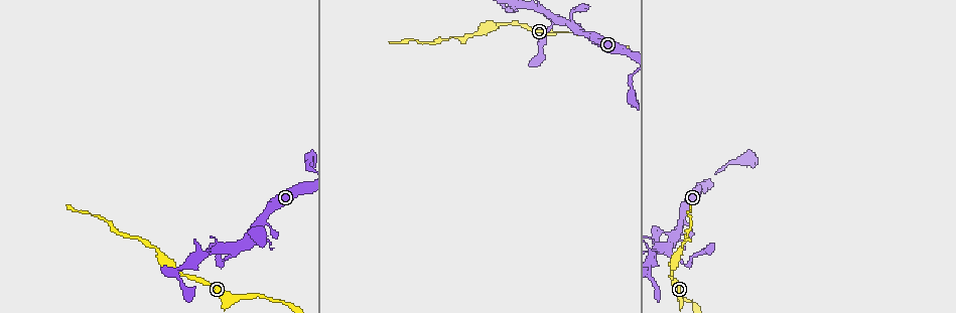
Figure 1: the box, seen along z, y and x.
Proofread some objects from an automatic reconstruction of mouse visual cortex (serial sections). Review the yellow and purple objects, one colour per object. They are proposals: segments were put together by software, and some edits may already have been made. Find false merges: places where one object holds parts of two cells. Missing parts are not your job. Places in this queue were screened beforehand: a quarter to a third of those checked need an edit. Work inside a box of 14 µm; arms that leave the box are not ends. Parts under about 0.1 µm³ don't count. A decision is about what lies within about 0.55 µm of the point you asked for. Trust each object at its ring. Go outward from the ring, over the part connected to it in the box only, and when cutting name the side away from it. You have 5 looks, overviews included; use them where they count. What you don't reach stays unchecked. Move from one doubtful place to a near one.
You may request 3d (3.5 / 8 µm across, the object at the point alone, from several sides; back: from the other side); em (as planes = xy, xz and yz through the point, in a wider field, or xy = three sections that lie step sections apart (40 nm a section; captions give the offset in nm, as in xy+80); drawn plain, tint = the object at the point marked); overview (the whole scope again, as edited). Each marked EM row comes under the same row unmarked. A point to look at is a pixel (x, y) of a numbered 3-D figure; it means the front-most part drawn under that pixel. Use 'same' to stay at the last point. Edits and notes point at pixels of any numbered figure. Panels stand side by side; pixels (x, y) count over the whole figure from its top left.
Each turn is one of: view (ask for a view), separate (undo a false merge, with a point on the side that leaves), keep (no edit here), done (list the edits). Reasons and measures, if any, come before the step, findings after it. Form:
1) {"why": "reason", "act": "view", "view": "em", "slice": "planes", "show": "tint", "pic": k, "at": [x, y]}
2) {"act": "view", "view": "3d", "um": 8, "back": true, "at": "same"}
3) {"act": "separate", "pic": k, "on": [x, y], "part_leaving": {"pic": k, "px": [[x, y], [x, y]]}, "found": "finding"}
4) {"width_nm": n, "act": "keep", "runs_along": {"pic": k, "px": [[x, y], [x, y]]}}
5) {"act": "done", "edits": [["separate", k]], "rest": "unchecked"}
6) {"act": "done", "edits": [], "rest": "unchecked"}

{"why": "thin neck", "act": "view", "view": "3d", "um": 3.5, "back": true, "pic": 1, "at": [566, 32]}

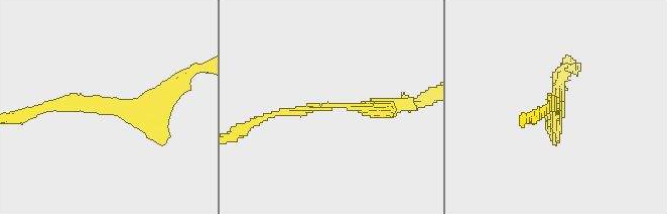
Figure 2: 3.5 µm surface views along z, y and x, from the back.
{"arm_widths_nm": [150, 250], "act": "view", "view": "em", "slice": "xy", "step": 1, "show": "tint", "pic": 2, "at": [102, 113]}

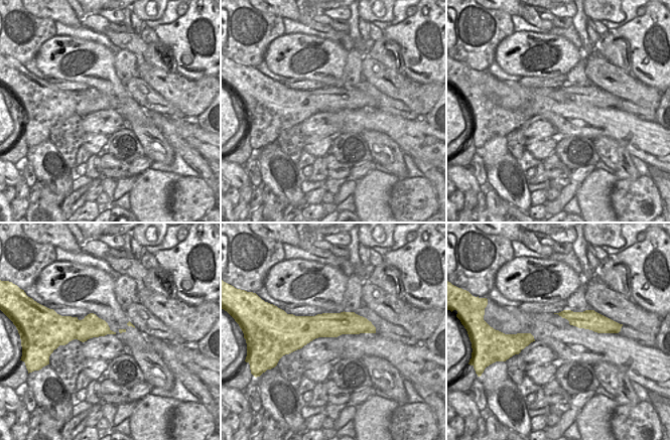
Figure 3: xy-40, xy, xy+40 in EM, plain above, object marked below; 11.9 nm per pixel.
{"why": "another direction", "act": "view", "view": "em", "slice": "xy", "step": 2, "show": "tint", "at": "same"}

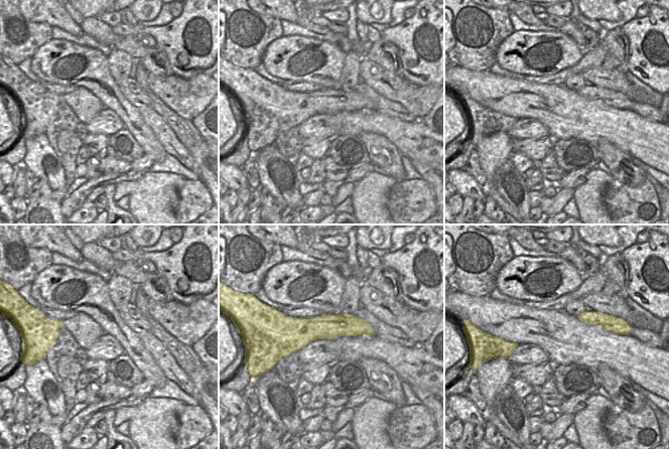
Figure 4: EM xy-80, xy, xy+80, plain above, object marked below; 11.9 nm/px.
{"act": "keep", "runs_along": {"pic": 4, "px": [[288, 331], [362, 327], [371, 332]]}, "found": "one cell here"}

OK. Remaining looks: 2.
{"act": "view", "view": "3d", "um": 8, "pic": 1, "at": [655, 249]}

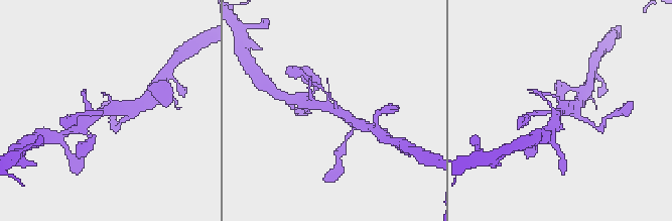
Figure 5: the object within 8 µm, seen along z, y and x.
{"act": "view", "view": "3d", "um": 3.5, "pic": 5, "at": [338, 110]}

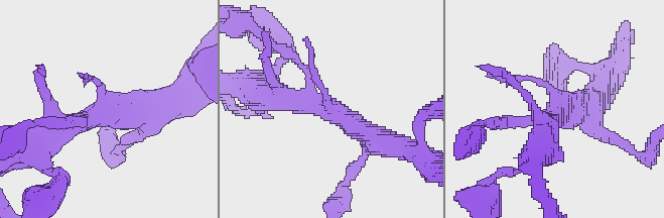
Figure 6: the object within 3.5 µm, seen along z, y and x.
{"arm_widths_nm": [100, 150, 350, 400], "act": "keep", "runs_along": {"pic": 6, "px": [[388, 145], [326, 107], [271, 97]]}, "found": "continuous, no second cell"}

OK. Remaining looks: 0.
{"act": "done", "edits": [], "rest": "unchecked"}

